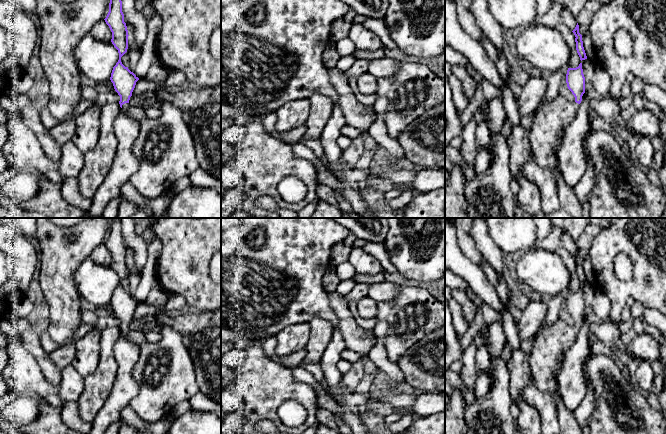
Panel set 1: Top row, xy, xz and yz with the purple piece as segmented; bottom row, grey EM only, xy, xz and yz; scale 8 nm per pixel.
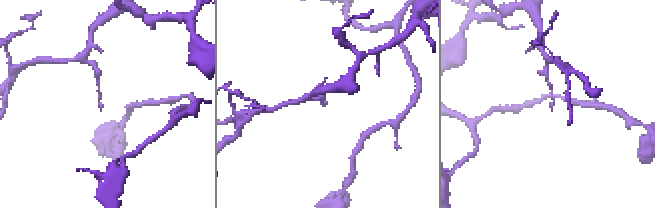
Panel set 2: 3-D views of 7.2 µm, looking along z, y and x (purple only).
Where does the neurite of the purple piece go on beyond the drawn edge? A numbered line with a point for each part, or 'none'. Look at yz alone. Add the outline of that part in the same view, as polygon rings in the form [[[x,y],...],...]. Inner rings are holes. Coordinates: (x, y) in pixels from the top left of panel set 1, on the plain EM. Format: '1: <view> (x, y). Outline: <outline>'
1: yz (552, 343). Outline: [[[558,319],[536,337],[529,356],[532,378],[537,387],[558,401],[559,430],[564,434],[582,434],[574,413],[564,404],[555,370],[559,360],[574,344],[579,328]]]

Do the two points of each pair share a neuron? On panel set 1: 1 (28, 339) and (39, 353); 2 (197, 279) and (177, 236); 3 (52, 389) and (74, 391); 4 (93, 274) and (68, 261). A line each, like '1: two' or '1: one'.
1: one
2: one
3: two
4: two

